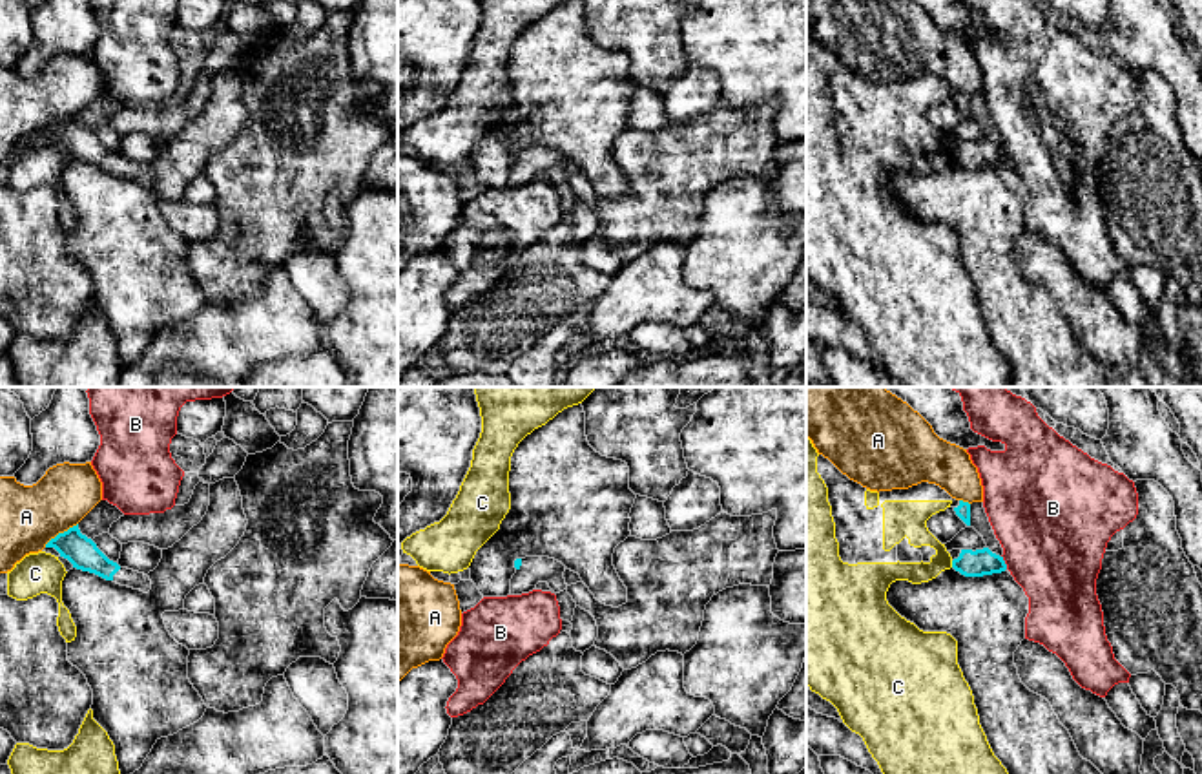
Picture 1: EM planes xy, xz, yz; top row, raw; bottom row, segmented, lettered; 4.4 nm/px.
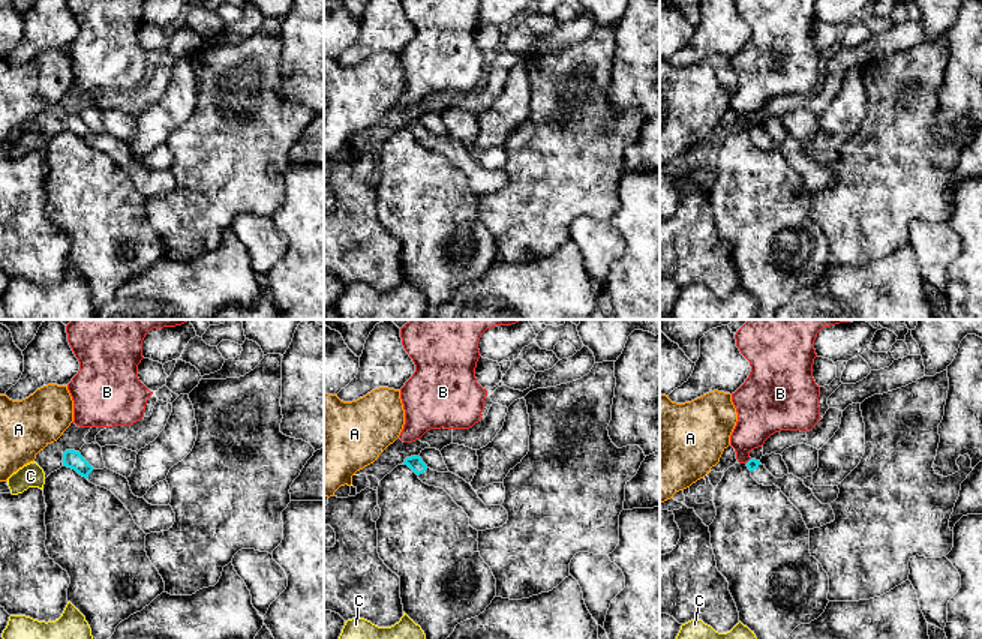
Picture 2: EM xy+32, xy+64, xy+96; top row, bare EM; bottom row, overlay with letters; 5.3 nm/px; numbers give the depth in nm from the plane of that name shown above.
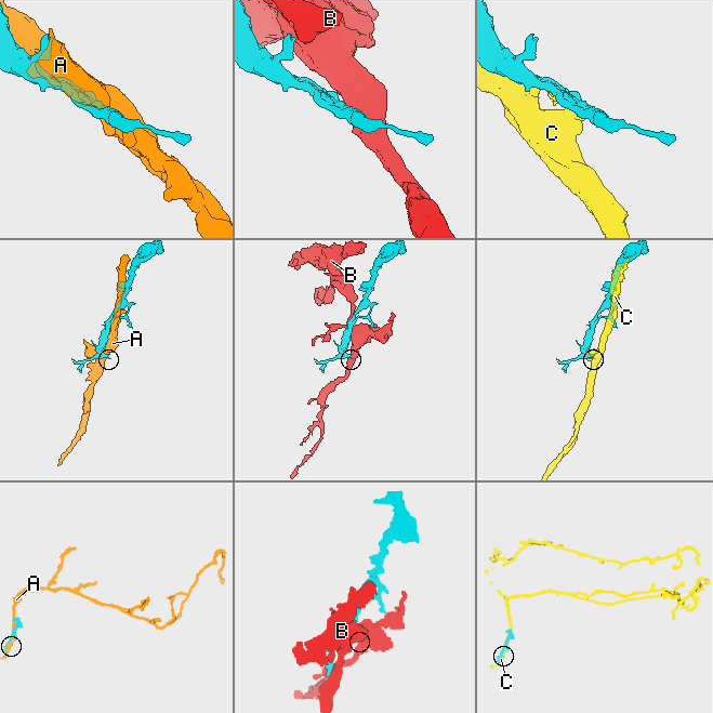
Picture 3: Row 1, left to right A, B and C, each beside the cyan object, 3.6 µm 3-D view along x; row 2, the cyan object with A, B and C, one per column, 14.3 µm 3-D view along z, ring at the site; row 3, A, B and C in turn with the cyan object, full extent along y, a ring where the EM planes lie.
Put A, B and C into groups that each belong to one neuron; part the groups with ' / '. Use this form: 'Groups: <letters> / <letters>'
Groups: A / B / C

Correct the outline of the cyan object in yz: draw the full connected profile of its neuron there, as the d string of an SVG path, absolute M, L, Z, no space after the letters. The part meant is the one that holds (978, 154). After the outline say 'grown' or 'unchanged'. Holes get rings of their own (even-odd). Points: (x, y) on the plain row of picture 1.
M961 141L959 148L952 152L952 159L965 168L983 168L1001 164L1007 161L1003 148L983 141Z; unchanged

